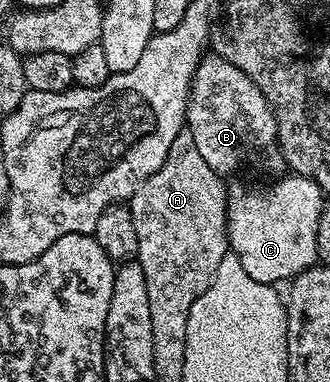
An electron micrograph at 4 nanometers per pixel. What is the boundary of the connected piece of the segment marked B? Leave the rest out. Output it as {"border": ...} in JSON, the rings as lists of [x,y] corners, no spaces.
{"border":[[[206,56],[199,62],[186,103],[186,126],[208,168],[220,176],[249,166],[274,174],[272,176],[281,175],[287,169],[282,149],[278,147],[278,129],[268,100],[251,78],[228,60]]]}

